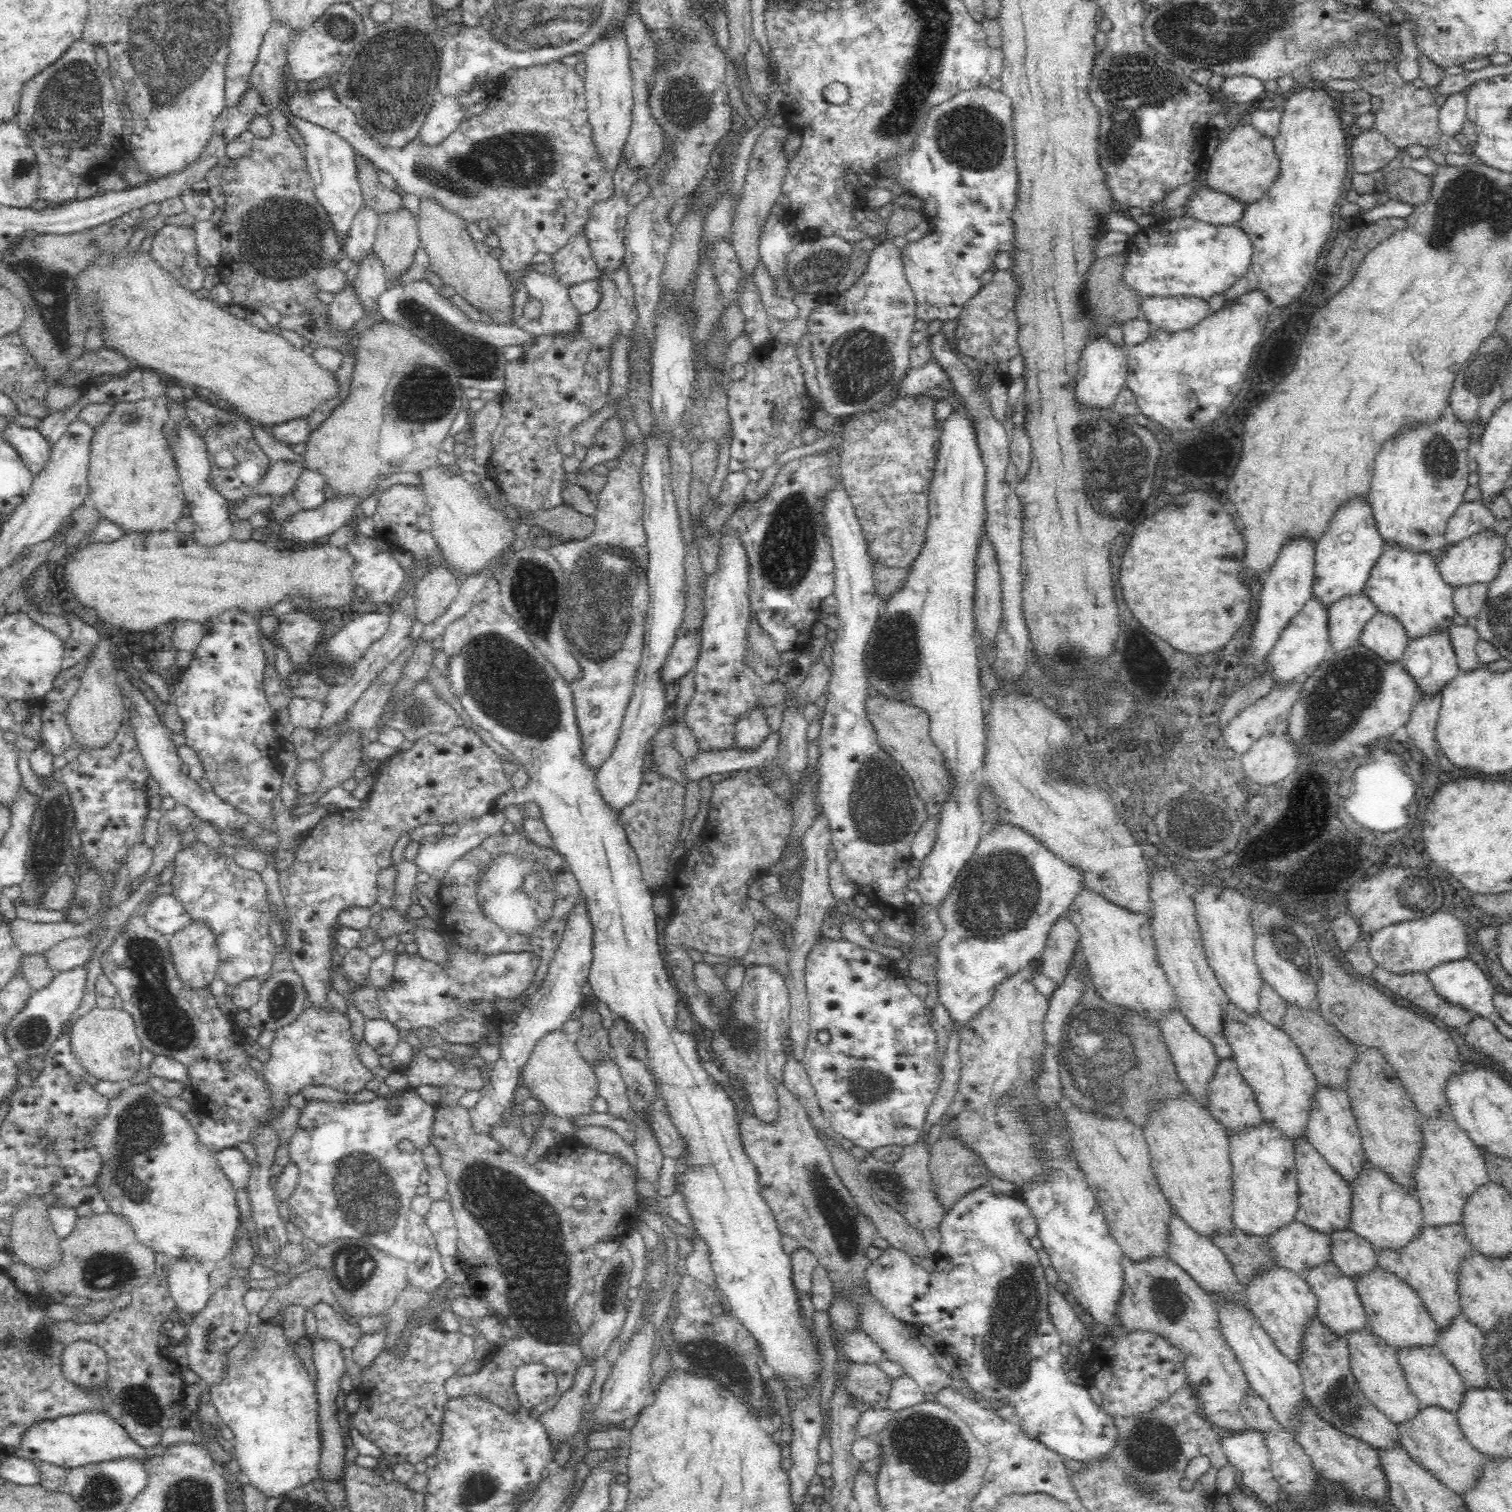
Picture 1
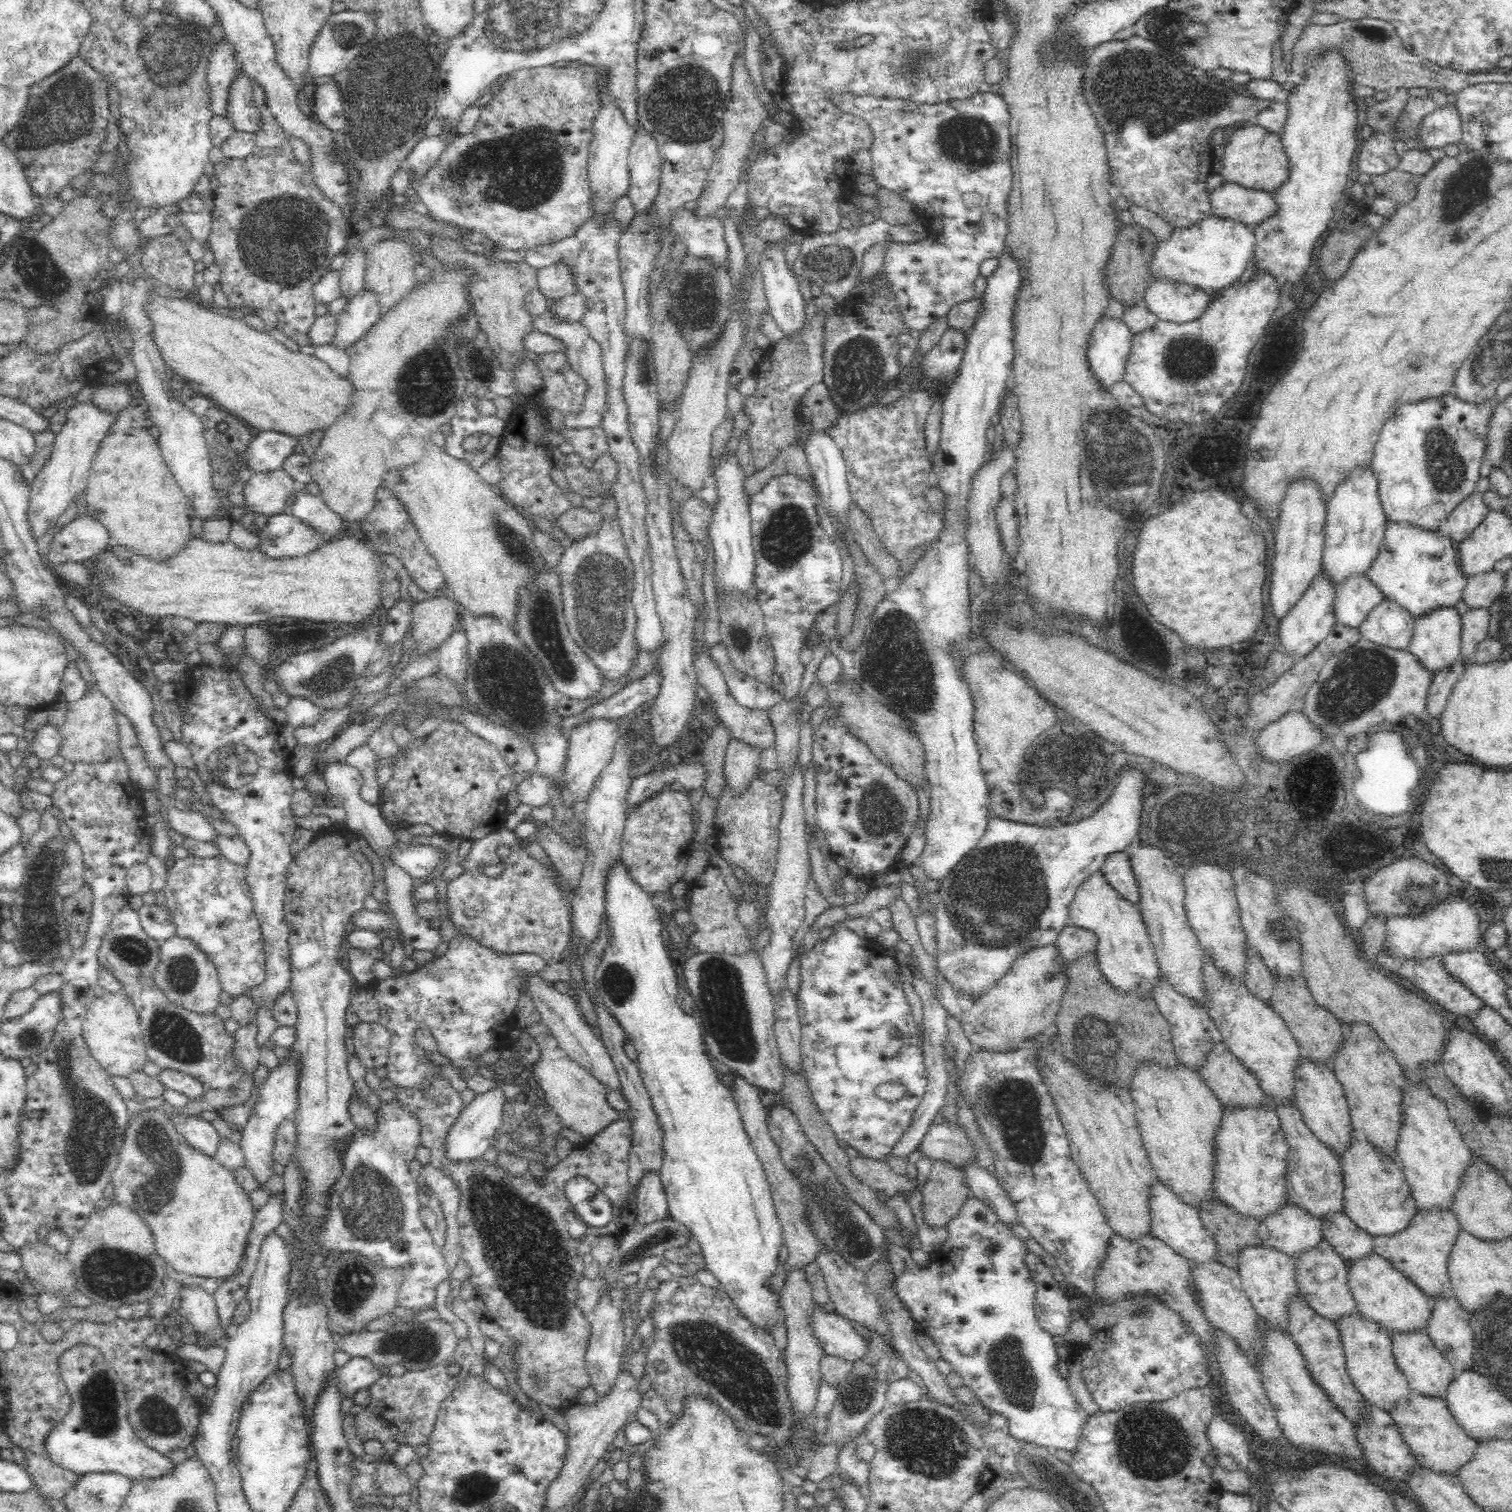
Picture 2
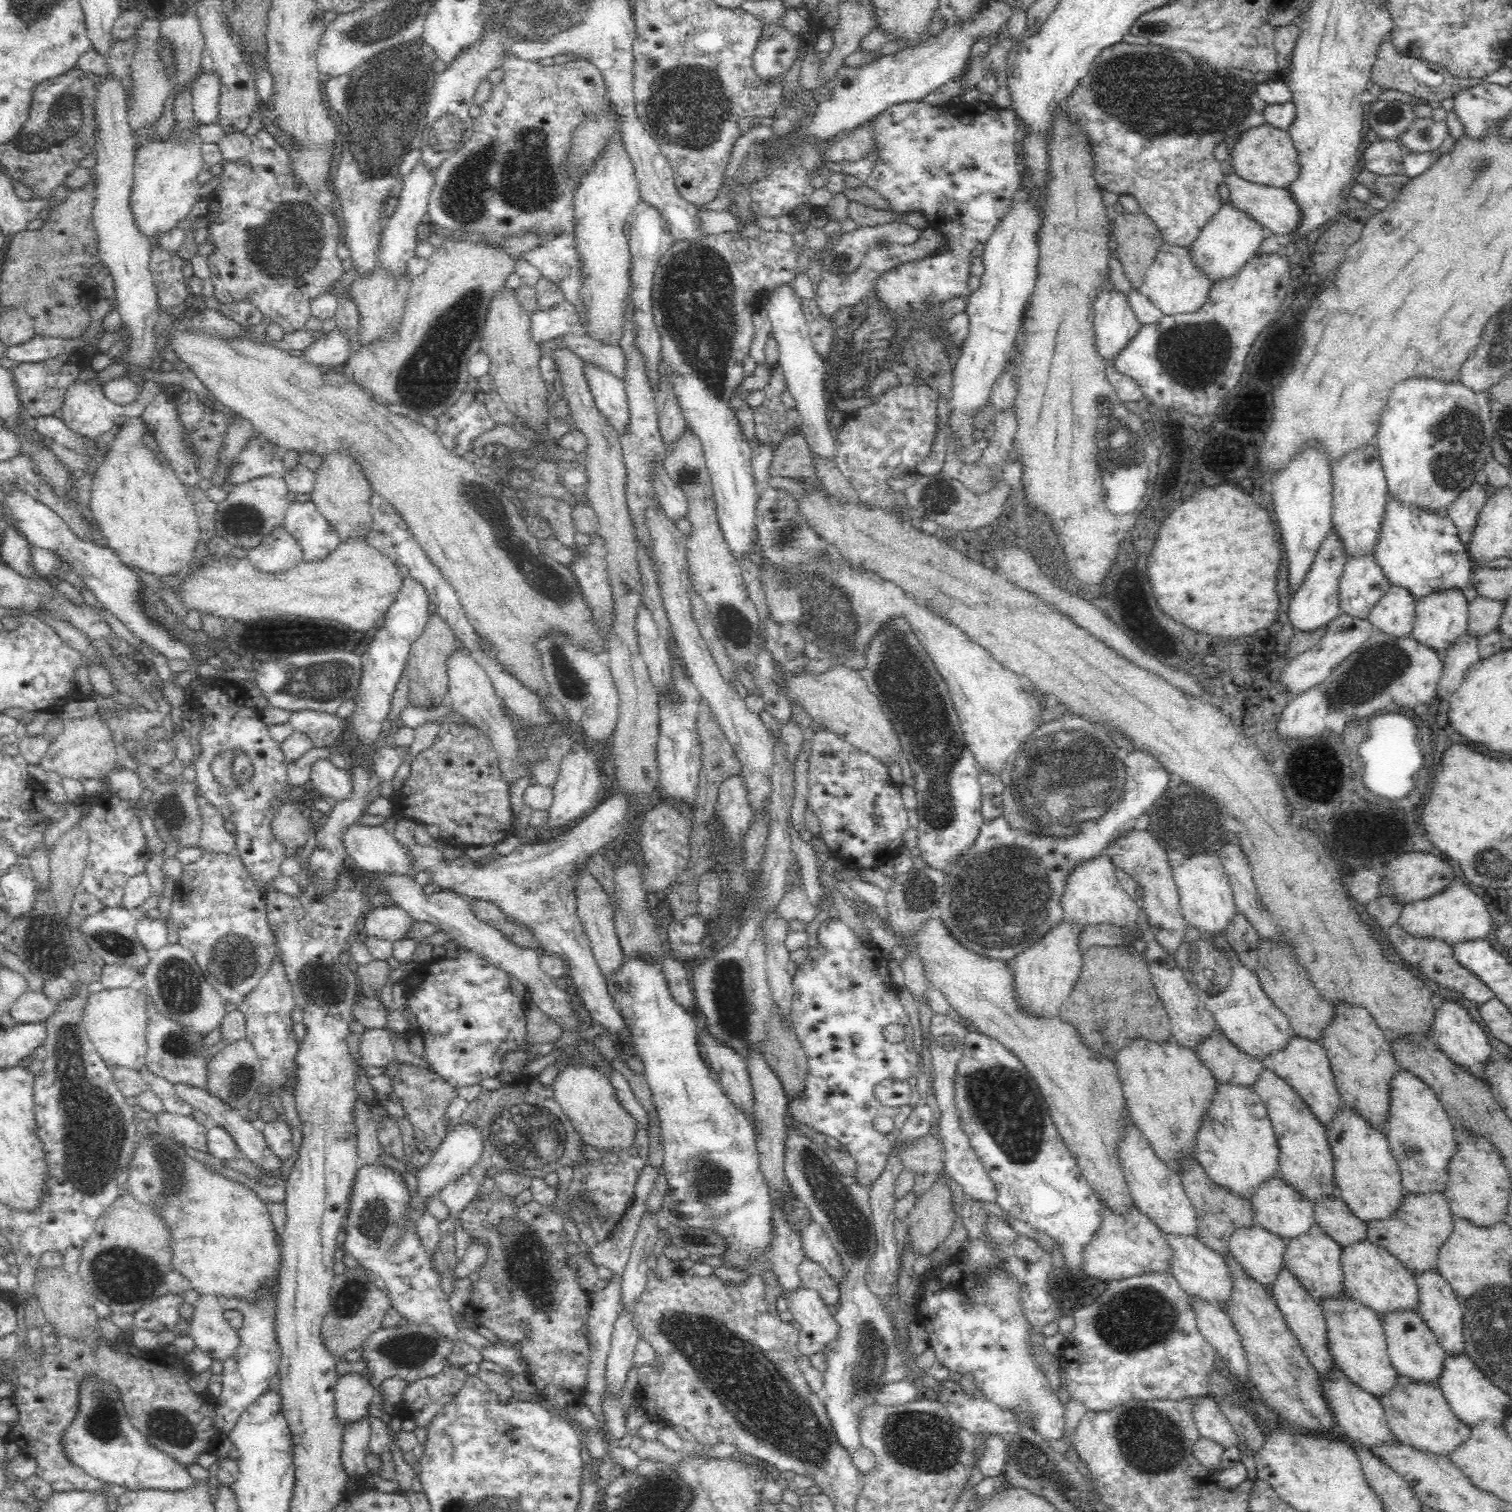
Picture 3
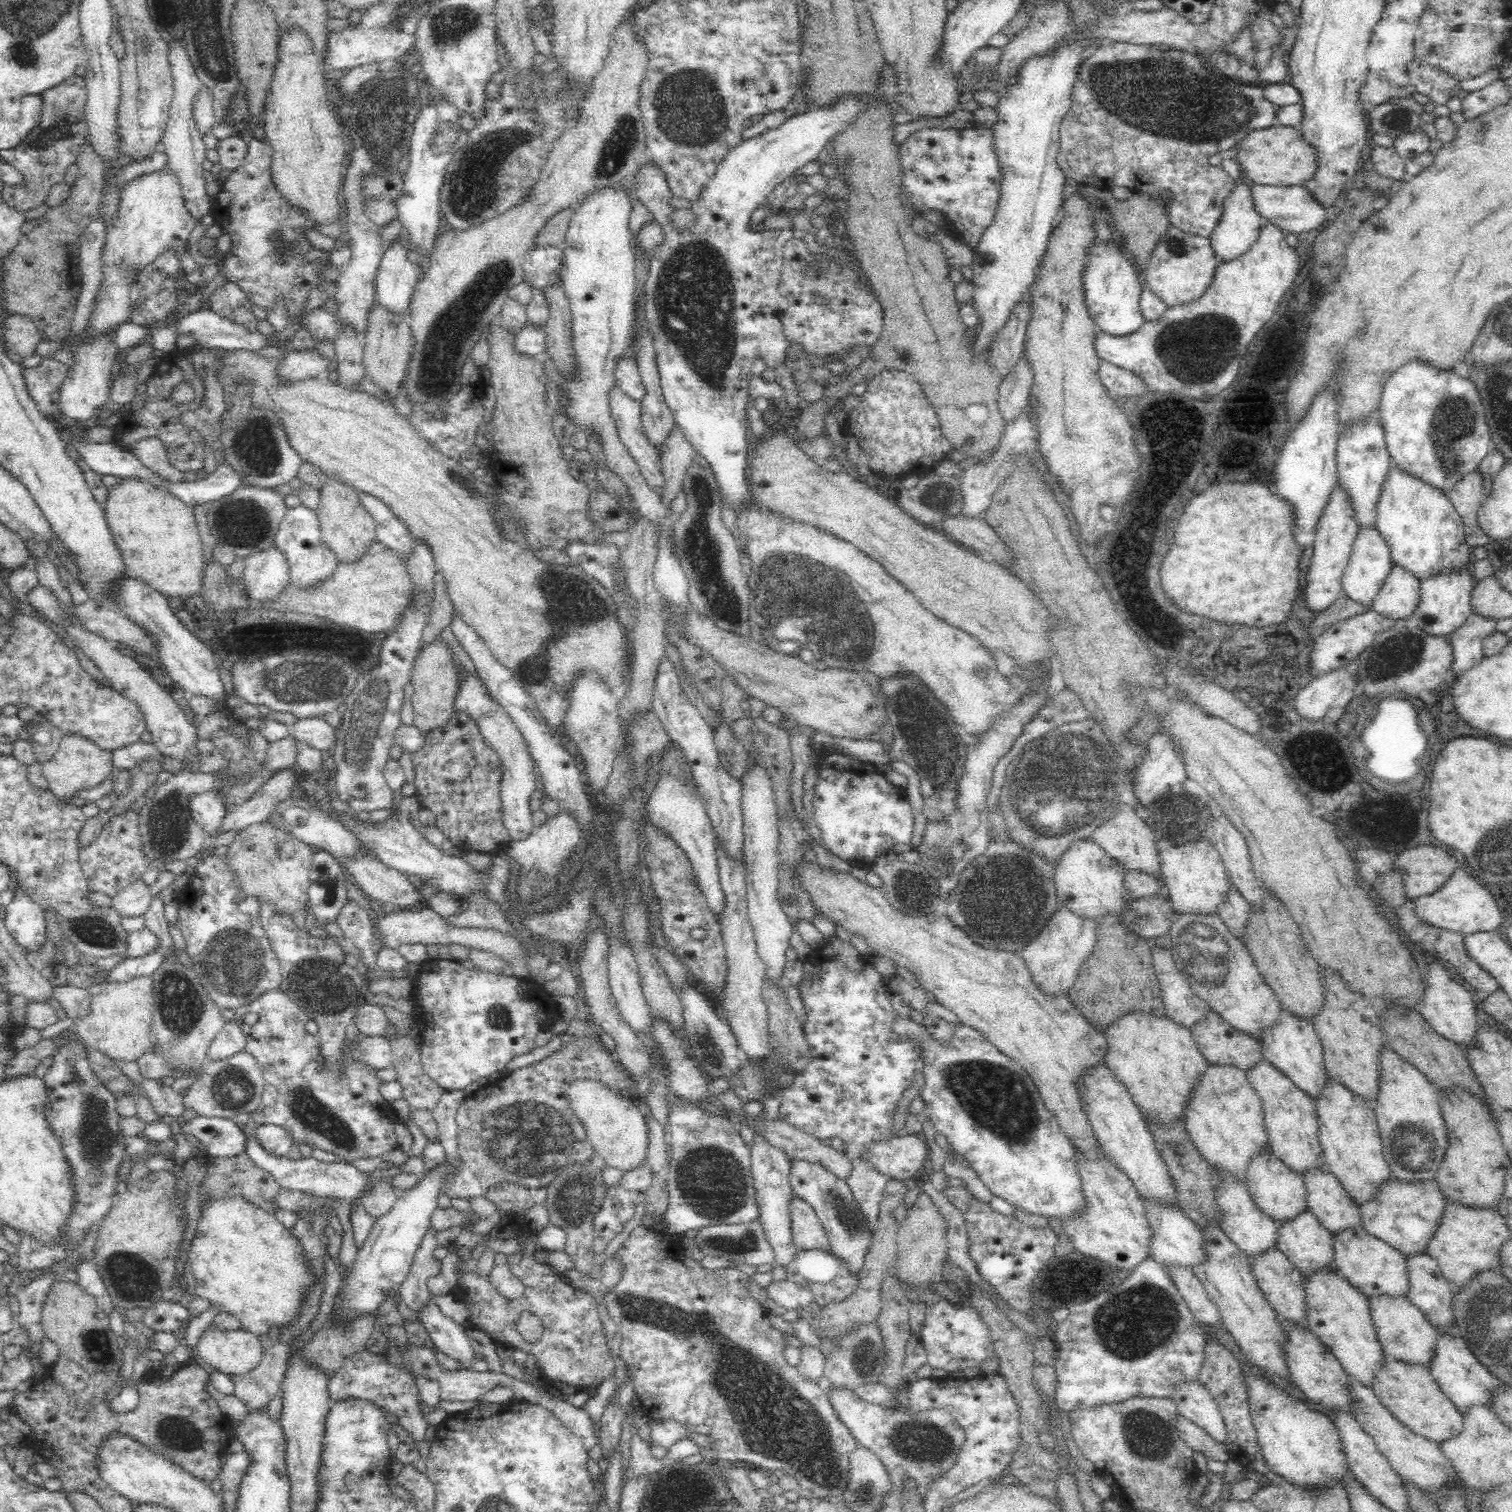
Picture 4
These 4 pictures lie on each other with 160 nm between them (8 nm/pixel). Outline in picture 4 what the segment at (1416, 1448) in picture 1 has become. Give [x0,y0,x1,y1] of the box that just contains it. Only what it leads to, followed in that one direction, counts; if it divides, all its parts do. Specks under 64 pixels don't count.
[1371,1357,1462,1443]

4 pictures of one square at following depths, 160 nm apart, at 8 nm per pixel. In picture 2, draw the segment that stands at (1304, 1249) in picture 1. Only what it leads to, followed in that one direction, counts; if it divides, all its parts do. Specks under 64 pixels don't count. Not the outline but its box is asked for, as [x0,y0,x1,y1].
[1257,1200,1323,1258]

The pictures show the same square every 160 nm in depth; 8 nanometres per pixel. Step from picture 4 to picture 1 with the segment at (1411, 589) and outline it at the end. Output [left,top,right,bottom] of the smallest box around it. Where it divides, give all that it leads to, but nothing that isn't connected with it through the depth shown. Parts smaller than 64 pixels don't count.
[1358,611,1408,661]

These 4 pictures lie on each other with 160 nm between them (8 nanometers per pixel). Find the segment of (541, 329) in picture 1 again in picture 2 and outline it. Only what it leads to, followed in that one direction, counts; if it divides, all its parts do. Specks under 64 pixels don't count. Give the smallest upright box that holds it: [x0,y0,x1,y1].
[533,309,610,428]

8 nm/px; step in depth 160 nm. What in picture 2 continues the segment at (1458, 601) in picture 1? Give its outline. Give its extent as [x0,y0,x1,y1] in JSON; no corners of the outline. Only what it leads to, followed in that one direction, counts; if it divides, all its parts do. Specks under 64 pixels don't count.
[1462,569,1507,608]

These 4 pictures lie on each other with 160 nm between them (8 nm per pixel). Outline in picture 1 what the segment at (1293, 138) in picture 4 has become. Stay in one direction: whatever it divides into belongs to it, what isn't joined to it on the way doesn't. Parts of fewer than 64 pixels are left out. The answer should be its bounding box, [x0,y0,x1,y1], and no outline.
[1206,122,1280,203]

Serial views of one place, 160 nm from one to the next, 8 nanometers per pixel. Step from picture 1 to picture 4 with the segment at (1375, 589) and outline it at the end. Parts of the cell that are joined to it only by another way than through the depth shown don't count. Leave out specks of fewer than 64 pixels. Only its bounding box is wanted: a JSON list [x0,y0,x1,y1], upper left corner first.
[1375,462,1473,579]

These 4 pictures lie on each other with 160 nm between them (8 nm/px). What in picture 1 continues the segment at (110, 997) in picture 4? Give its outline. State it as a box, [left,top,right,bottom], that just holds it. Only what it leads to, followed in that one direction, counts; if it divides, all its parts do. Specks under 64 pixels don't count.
[70,1005,143,1082]

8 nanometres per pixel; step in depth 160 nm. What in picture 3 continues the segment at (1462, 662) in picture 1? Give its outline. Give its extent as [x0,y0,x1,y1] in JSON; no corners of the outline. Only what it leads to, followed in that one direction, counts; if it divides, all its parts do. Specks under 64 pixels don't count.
[1468,595,1506,637]

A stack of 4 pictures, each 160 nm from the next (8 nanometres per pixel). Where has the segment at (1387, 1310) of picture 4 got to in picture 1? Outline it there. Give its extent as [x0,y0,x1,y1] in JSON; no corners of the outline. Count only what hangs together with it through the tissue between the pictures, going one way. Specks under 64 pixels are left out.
[1397,1345,1466,1411]

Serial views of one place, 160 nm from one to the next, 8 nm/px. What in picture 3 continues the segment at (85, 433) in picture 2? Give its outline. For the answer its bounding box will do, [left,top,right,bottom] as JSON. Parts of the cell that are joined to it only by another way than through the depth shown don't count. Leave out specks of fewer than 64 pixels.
[61,376,160,440]

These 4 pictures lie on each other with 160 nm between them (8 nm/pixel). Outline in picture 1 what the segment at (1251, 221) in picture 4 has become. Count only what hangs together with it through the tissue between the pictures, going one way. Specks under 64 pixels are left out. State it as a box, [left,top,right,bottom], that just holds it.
[1124,216,1253,299]

